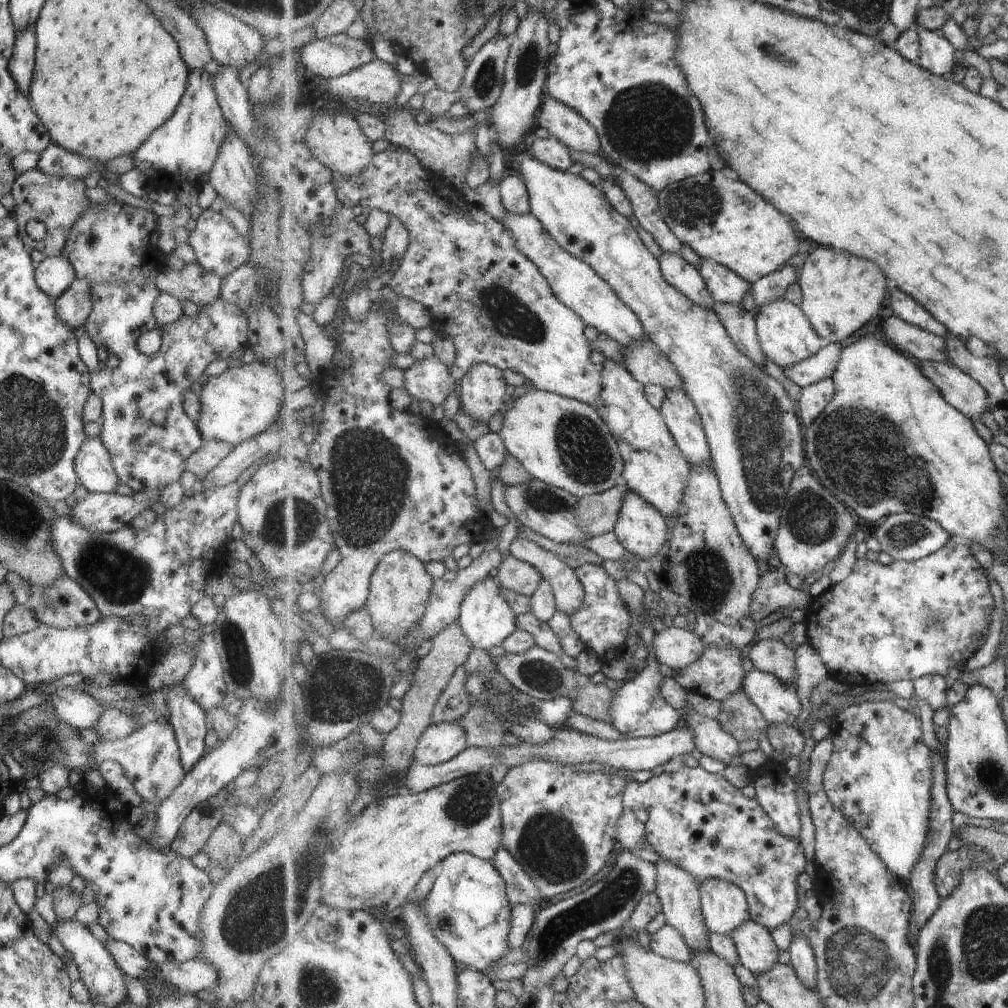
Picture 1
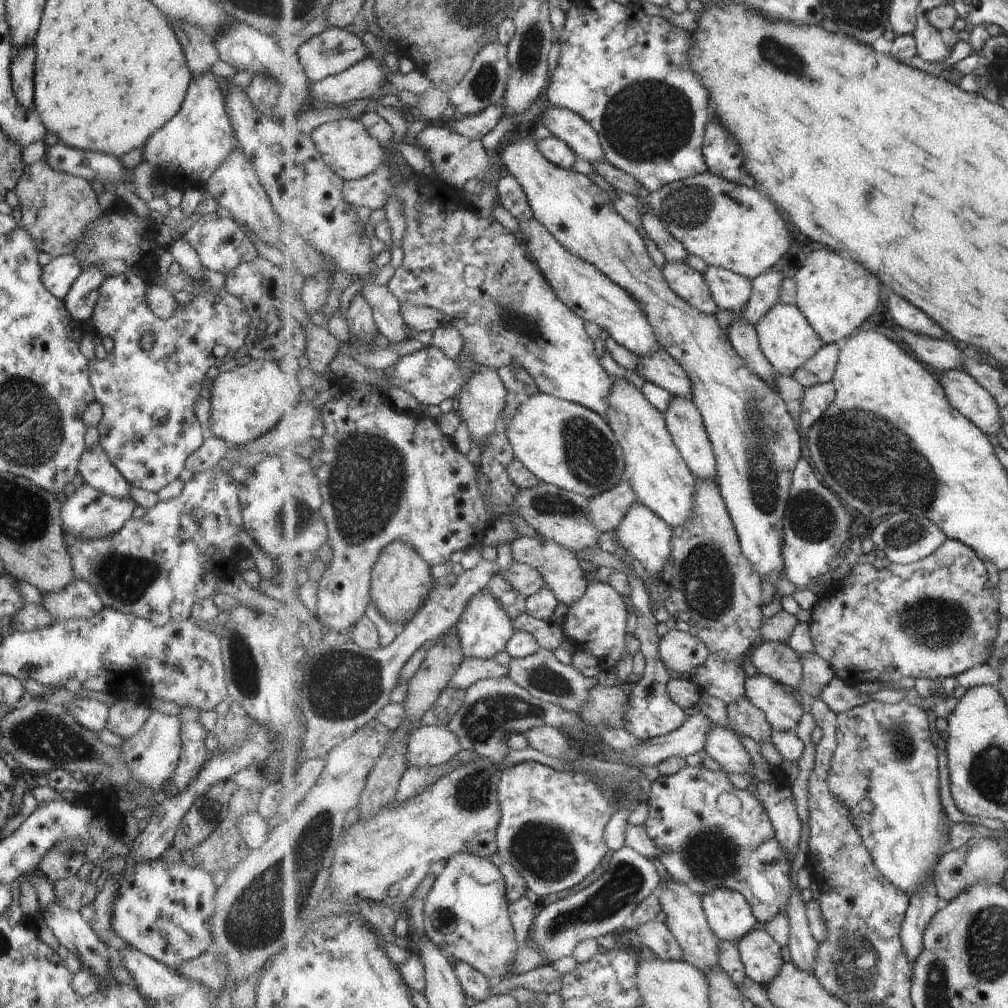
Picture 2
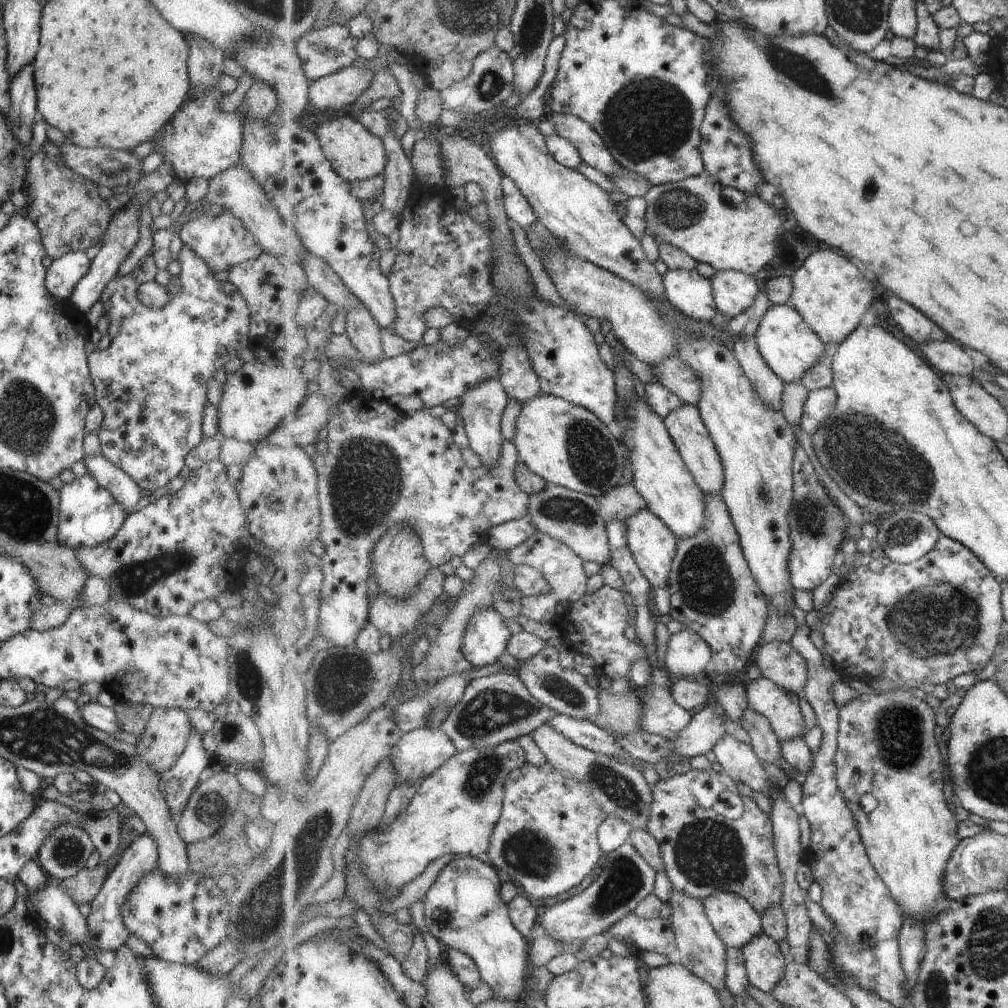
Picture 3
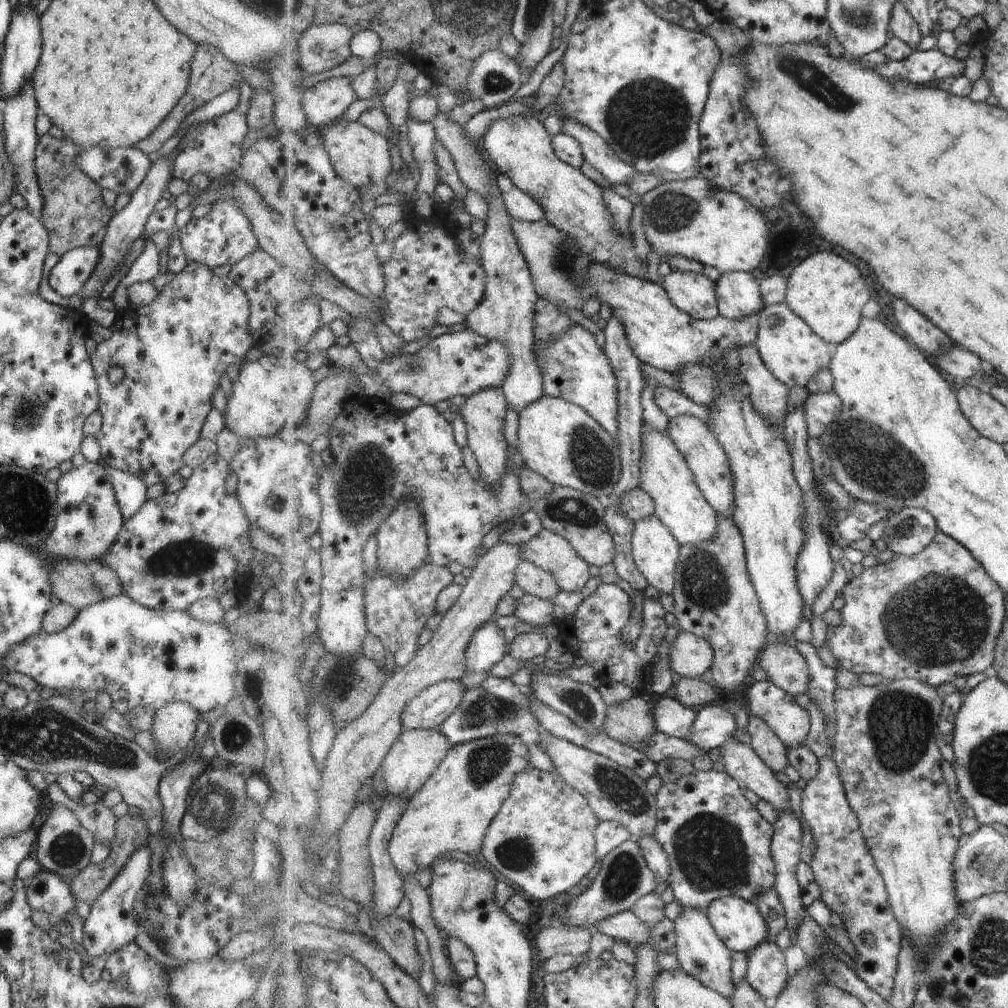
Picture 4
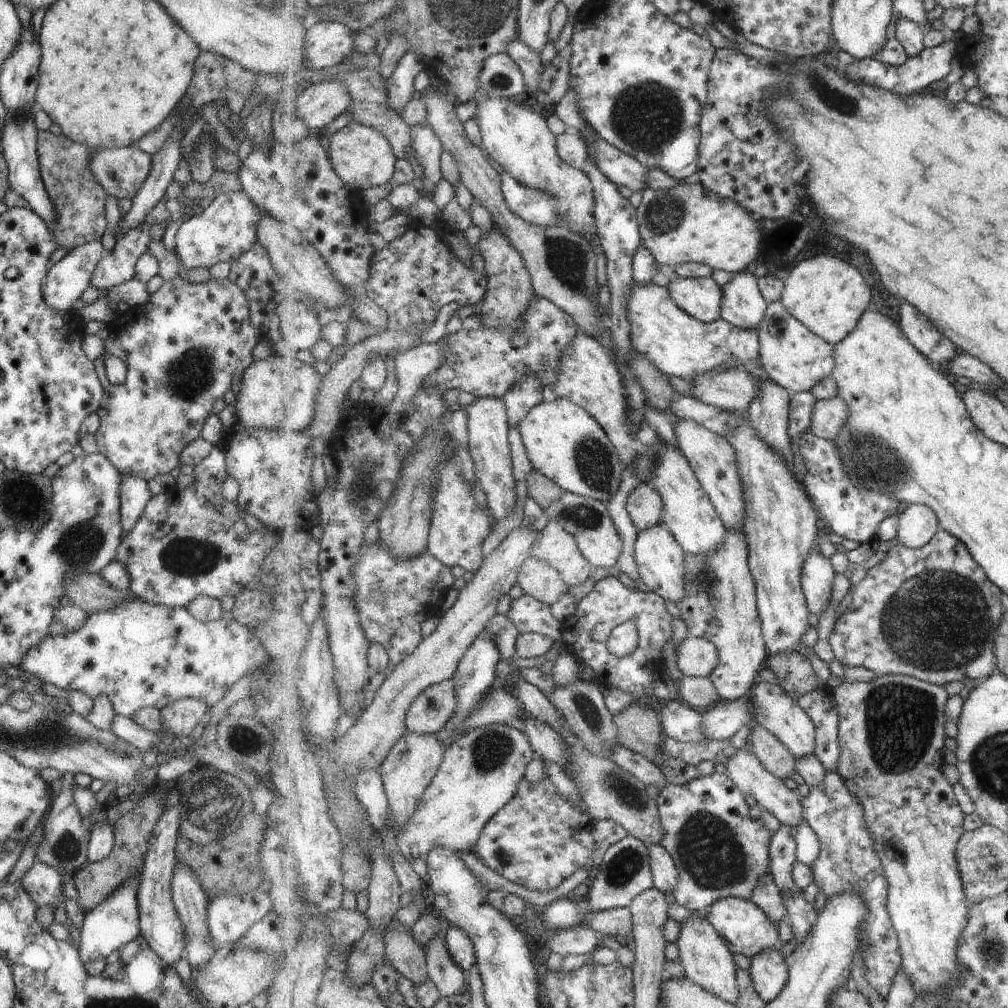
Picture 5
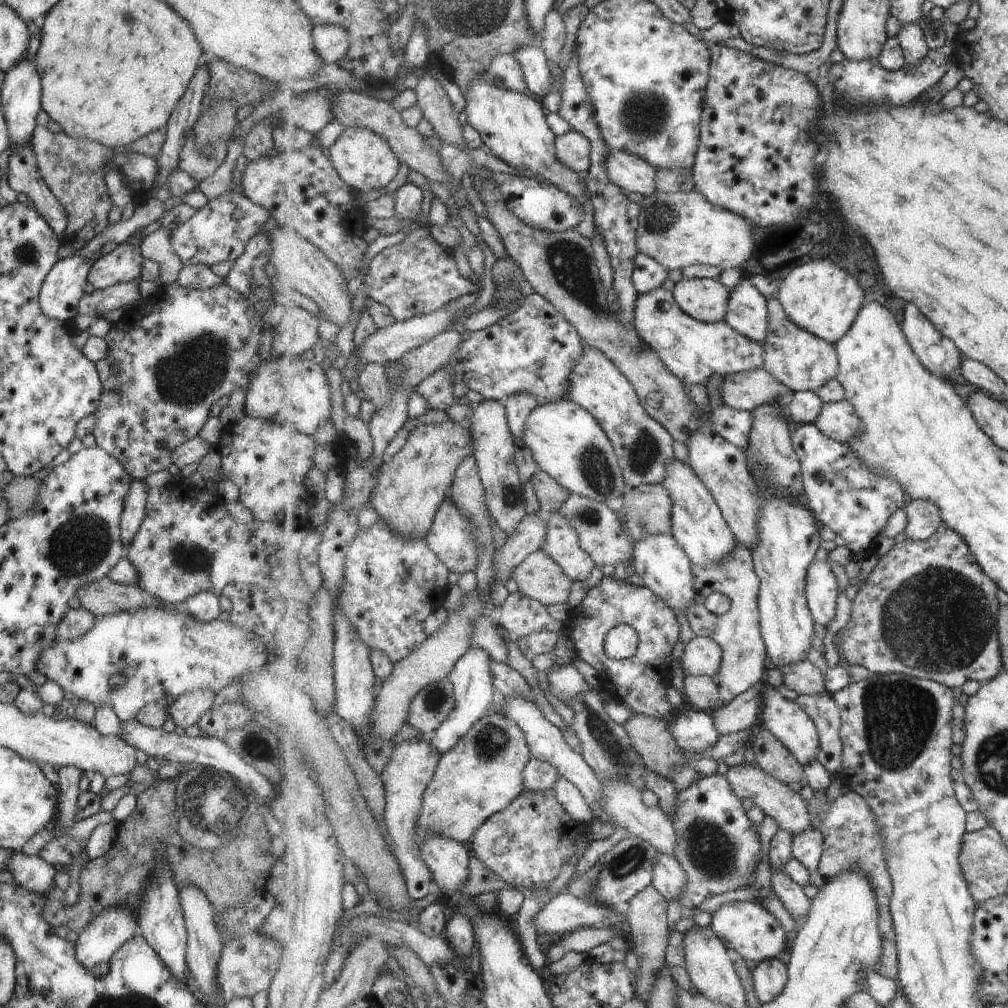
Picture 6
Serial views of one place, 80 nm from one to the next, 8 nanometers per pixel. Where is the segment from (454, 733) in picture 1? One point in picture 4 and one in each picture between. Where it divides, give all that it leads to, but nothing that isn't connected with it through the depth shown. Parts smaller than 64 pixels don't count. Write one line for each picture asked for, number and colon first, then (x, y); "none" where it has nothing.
2: (431, 745)
3: (422, 751)
4: (413, 759)

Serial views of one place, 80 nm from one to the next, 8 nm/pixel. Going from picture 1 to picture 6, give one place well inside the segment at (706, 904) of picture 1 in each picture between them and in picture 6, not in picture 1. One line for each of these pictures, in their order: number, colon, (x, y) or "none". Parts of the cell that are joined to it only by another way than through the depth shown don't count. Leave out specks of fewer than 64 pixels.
2: (729, 914)
3: (737, 922)
4: (740, 923)
5: (747, 929)
6: (755, 933)

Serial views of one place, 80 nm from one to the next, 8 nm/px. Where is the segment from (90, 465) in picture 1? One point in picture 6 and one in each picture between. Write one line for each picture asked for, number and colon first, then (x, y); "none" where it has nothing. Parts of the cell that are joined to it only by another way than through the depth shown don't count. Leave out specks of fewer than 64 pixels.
2: (94, 466)
3: (121, 487)
4: (129, 491)
5: (133, 494)
6: (131, 514)

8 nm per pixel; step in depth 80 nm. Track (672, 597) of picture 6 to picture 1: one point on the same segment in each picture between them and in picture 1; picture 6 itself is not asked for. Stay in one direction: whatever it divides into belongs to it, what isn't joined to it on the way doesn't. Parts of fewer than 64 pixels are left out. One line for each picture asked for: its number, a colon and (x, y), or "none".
1: (641, 528)
2: (644, 534)
3: (653, 544)
4: (656, 551)
5: (661, 560)

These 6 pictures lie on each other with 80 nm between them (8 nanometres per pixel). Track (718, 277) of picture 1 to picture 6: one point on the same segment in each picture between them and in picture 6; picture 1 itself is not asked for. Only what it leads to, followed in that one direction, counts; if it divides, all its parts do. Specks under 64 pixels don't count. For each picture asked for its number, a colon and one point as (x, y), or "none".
2: (732, 291)
3: (735, 292)
4: (739, 293)
5: (743, 304)
6: (748, 313)

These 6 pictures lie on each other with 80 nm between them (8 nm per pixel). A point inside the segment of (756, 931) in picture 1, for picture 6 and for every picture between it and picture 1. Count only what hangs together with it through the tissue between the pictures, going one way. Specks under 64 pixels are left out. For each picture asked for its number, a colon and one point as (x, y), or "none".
2: (762, 956)
3: (765, 963)
4: (767, 972)
5: (769, 971)
6: (770, 976)

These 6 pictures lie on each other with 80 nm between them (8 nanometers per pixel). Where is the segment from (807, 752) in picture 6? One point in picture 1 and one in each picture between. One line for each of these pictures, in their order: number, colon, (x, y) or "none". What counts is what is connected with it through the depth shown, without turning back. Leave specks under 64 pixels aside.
1: (778, 701)
2: (782, 704)
3: (780, 706)
4: (778, 708)
5: (771, 705)

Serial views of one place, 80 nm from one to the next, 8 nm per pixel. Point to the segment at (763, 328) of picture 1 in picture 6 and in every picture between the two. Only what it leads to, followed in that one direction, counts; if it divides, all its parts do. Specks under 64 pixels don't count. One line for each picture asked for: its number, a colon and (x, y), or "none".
2: (787, 339)
3: (791, 347)
4: (792, 350)
5: (795, 357)
6: (796, 357)

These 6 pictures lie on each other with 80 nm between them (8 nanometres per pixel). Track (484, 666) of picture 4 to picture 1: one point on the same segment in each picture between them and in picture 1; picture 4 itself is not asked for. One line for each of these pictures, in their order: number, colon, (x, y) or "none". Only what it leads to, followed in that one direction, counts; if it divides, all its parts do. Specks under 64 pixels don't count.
1: (487, 621)
2: (485, 628)
3: (487, 636)

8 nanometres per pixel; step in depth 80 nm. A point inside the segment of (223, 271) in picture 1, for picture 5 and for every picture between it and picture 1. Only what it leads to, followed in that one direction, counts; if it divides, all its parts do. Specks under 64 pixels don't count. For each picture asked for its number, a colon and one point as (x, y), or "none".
2: (220, 245)
3: (221, 241)
4: (223, 236)
5: (226, 228)

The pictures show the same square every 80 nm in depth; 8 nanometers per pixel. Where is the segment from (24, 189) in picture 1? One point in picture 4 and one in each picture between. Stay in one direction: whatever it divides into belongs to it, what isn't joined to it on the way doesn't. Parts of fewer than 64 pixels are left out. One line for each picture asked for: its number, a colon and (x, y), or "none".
2: (55, 208)
3: (66, 209)
4: (73, 214)

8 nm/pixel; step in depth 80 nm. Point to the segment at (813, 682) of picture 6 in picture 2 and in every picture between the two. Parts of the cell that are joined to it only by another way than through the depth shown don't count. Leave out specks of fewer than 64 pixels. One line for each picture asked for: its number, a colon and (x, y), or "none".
2: (779, 660)
3: (781, 662)
4: (783, 664)
5: (795, 673)

